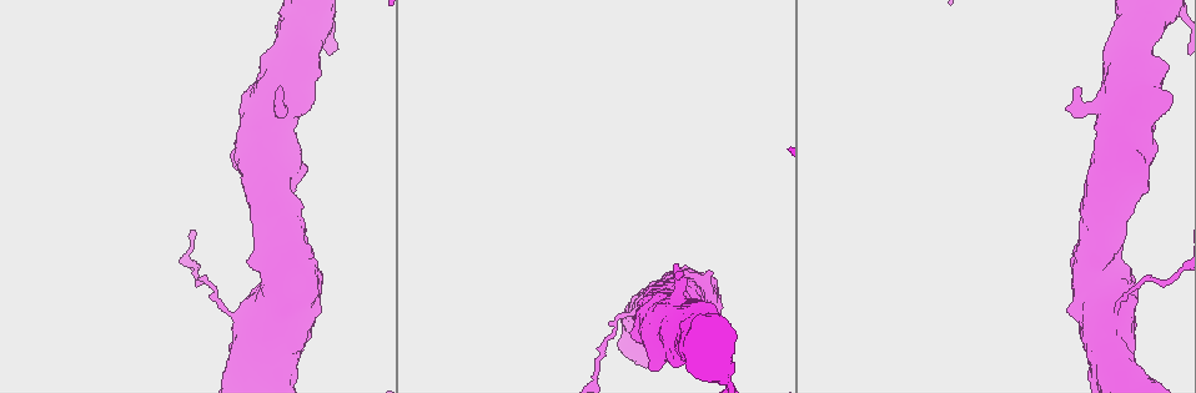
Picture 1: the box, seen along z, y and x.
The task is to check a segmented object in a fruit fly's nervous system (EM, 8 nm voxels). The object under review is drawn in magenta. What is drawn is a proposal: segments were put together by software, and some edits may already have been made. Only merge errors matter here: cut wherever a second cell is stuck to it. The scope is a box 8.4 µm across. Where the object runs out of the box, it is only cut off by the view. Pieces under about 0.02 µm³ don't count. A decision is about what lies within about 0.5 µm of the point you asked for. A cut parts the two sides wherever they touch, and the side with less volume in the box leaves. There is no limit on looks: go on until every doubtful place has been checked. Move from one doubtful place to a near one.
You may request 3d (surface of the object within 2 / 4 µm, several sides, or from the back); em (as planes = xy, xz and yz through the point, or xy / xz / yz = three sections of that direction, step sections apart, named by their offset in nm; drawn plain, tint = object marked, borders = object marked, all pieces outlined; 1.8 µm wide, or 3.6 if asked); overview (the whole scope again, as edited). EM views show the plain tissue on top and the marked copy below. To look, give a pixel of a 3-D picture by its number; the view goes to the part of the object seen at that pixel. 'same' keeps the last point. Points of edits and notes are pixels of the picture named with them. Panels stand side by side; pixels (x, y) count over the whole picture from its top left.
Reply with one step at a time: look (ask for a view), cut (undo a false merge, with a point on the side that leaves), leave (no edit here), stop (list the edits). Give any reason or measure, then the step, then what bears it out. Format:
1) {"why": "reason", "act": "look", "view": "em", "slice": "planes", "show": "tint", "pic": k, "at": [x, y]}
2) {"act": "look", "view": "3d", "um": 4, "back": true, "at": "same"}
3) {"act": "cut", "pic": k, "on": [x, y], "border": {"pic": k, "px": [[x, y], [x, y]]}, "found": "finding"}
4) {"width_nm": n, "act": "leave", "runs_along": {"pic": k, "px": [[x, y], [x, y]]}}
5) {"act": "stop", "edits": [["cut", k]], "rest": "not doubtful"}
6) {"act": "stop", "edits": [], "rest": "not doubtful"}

{"act": "look", "view": "em", "um": 3.6, "slice": "planes", "show": "tint", "pic": 1, "at": [1119, 317]}

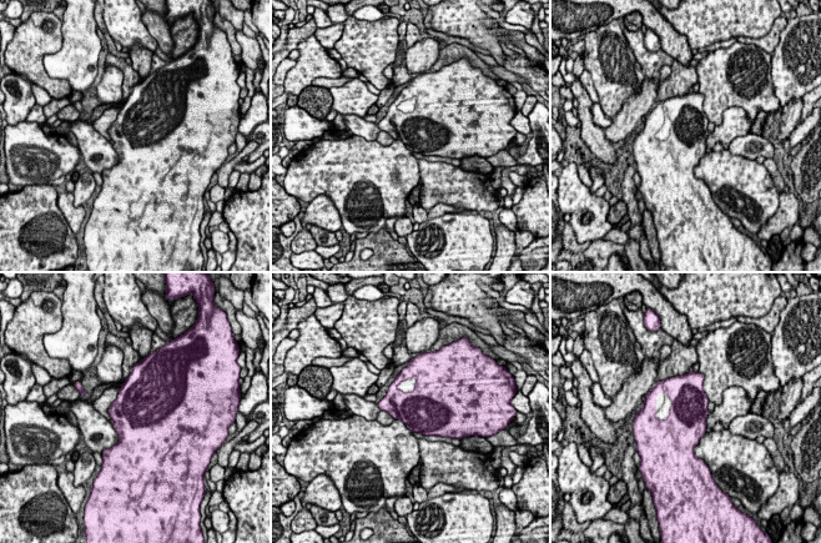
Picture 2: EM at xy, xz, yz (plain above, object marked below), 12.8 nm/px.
{"width_nm": 500, "act": "leave", "found": "continuous, no second cell"}

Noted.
{"act": "look", "view": "em", "slice": "yz", "step": 16, "show": "tint", "pic": 1, "at": [1121, 299]}

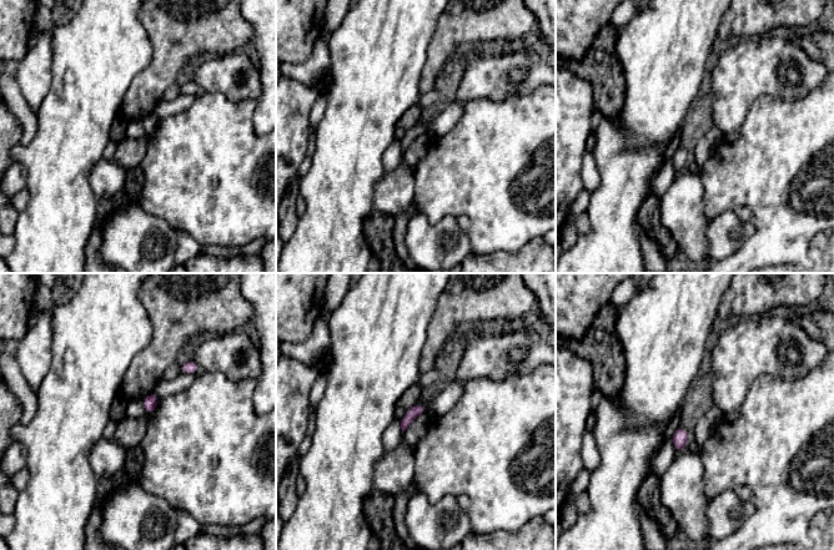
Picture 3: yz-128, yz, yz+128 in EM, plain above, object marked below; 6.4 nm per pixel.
{"act": "look", "view": "em", "slice": "planes", "show": "tint", "at": "same"}

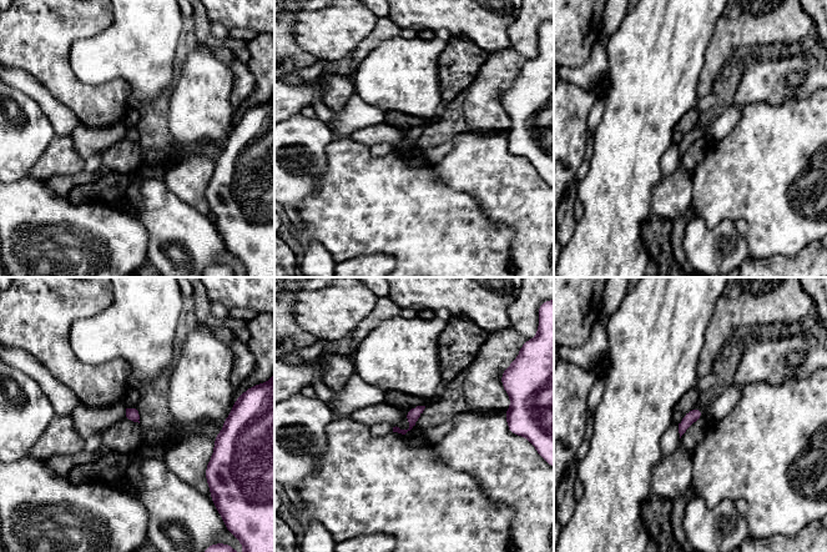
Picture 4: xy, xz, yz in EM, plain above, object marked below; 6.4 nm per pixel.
{"width_nm": 80, "act": "leave", "found": "continuous, no second cell"}

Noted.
{"why": "touches itself", "act": "look", "view": "em", "um": 3.6, "slice": "planes", "show": "tint", "pic": 1, "at": [1161, 66]}

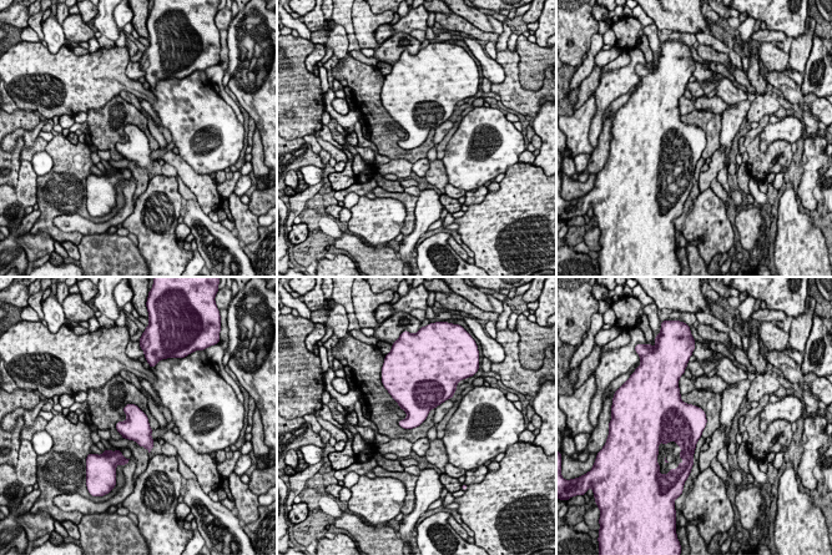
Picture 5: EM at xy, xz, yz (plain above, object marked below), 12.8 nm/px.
{"width_nm": 340, "act": "leave", "found": "one cell here"}

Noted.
{"act": "stop", "edits": [], "rest": "not doubtful"}

